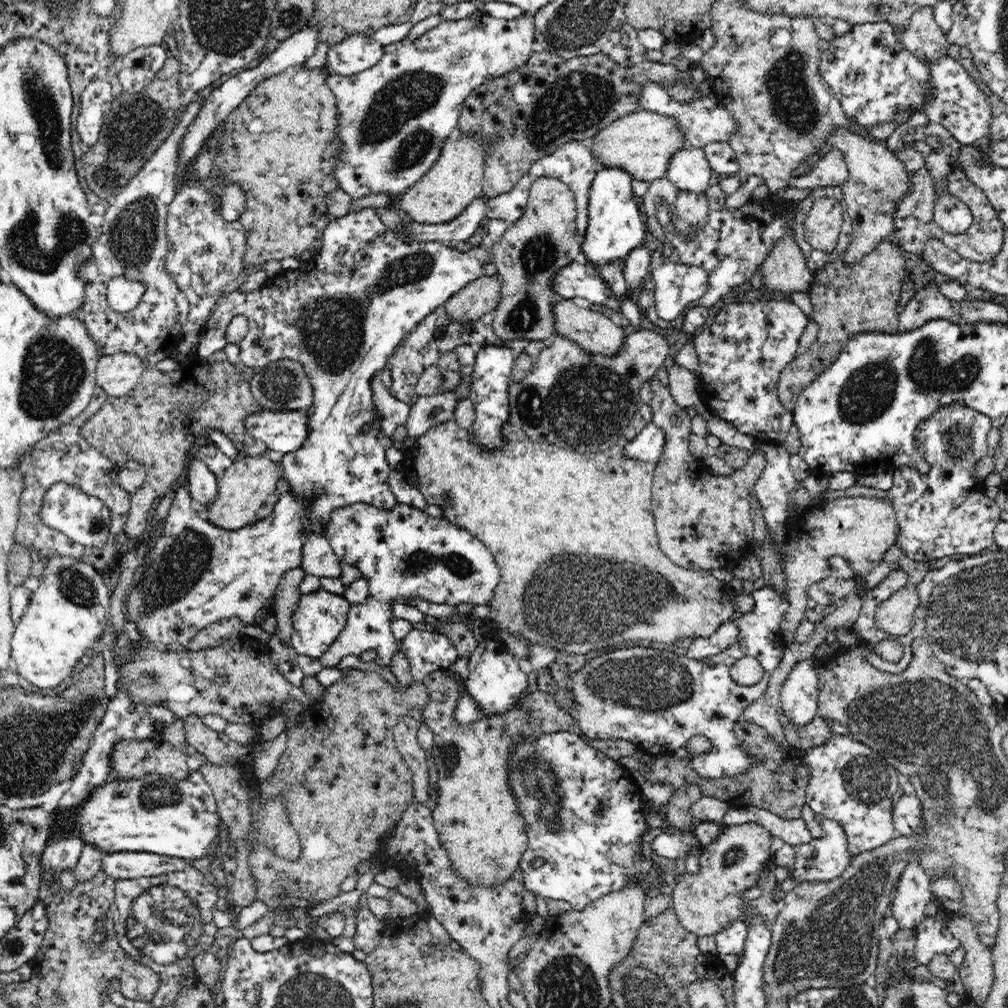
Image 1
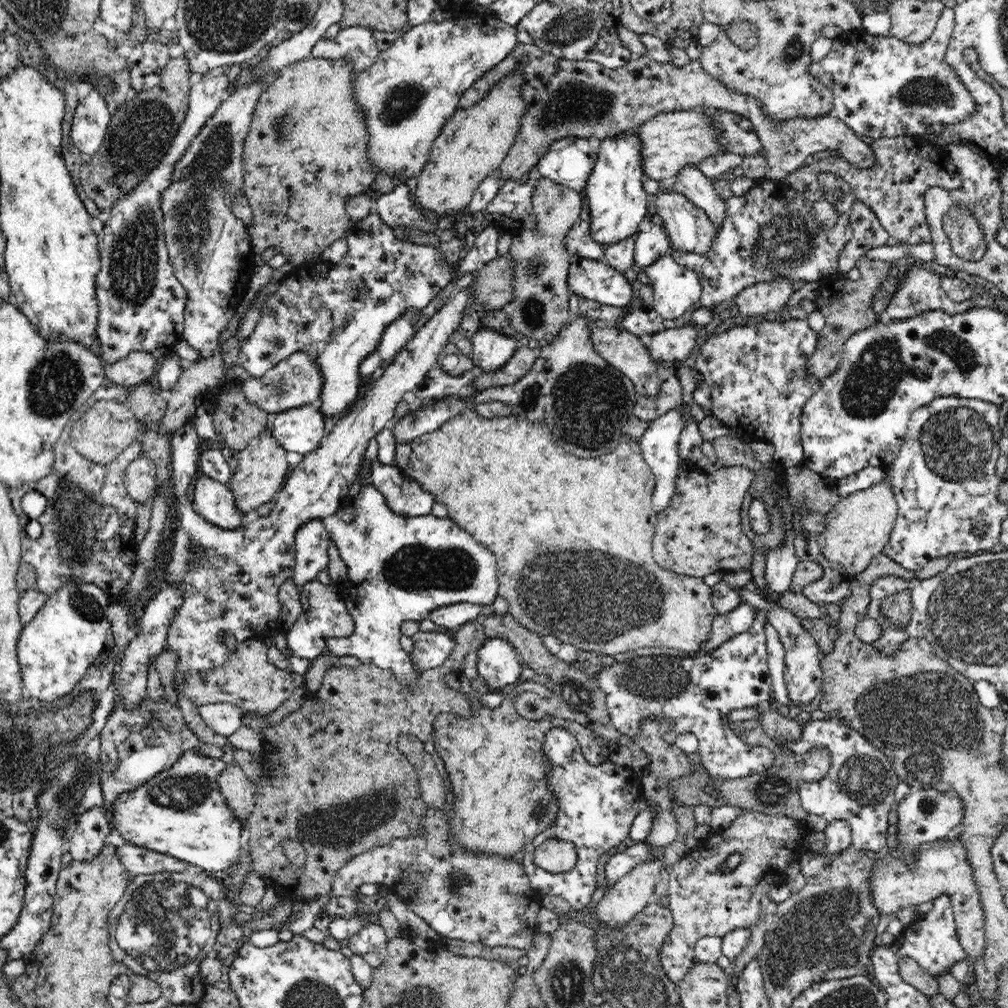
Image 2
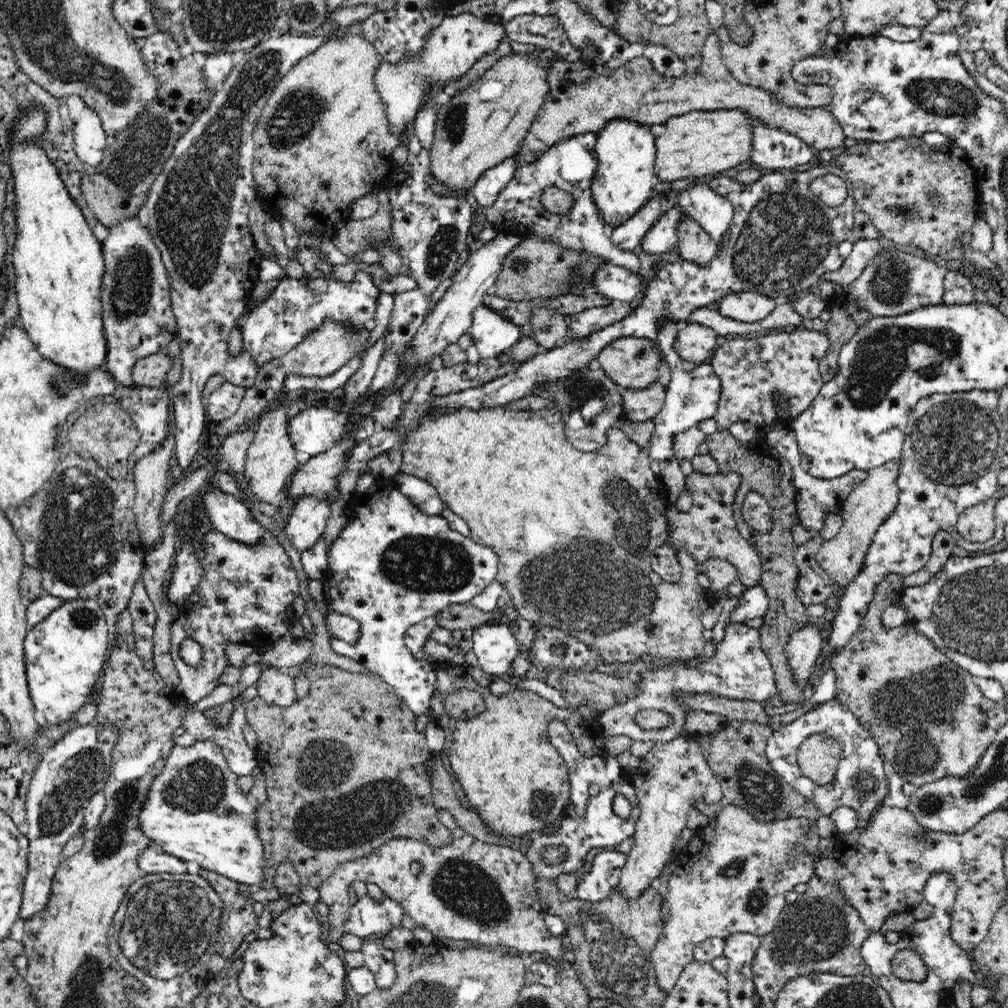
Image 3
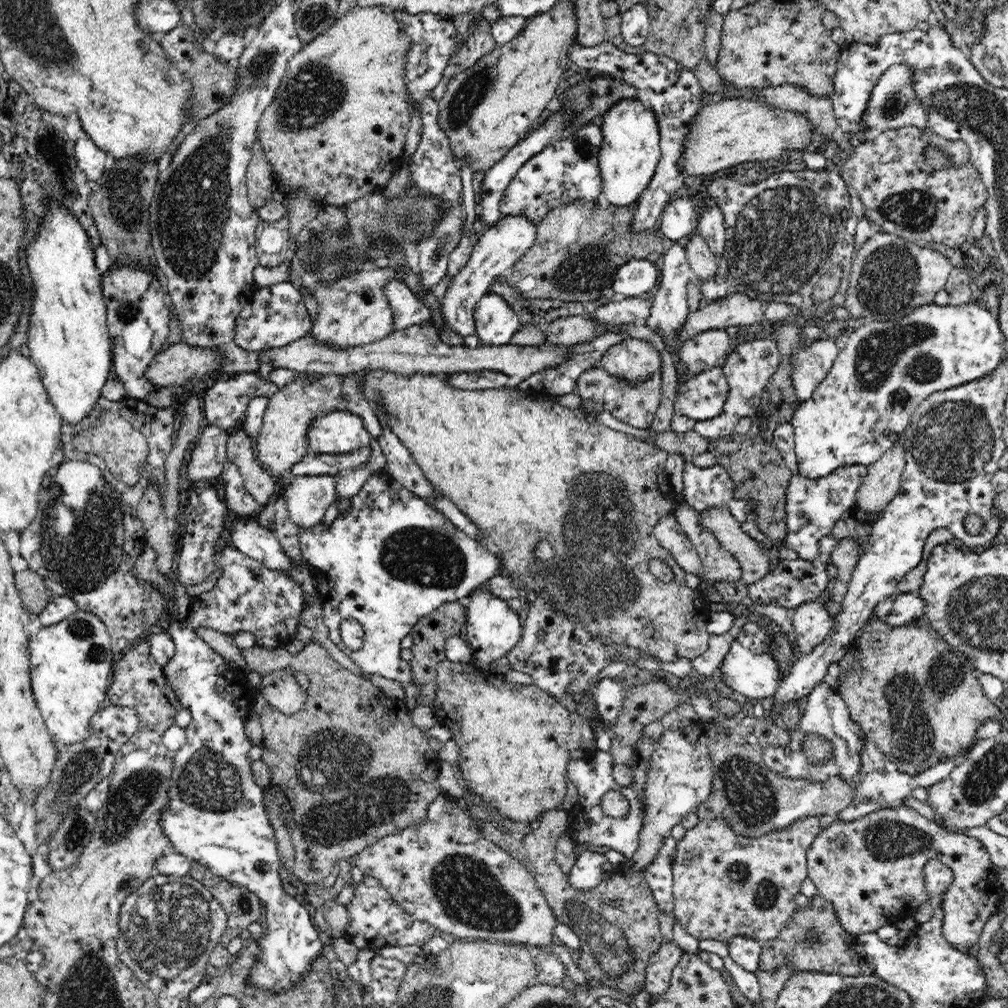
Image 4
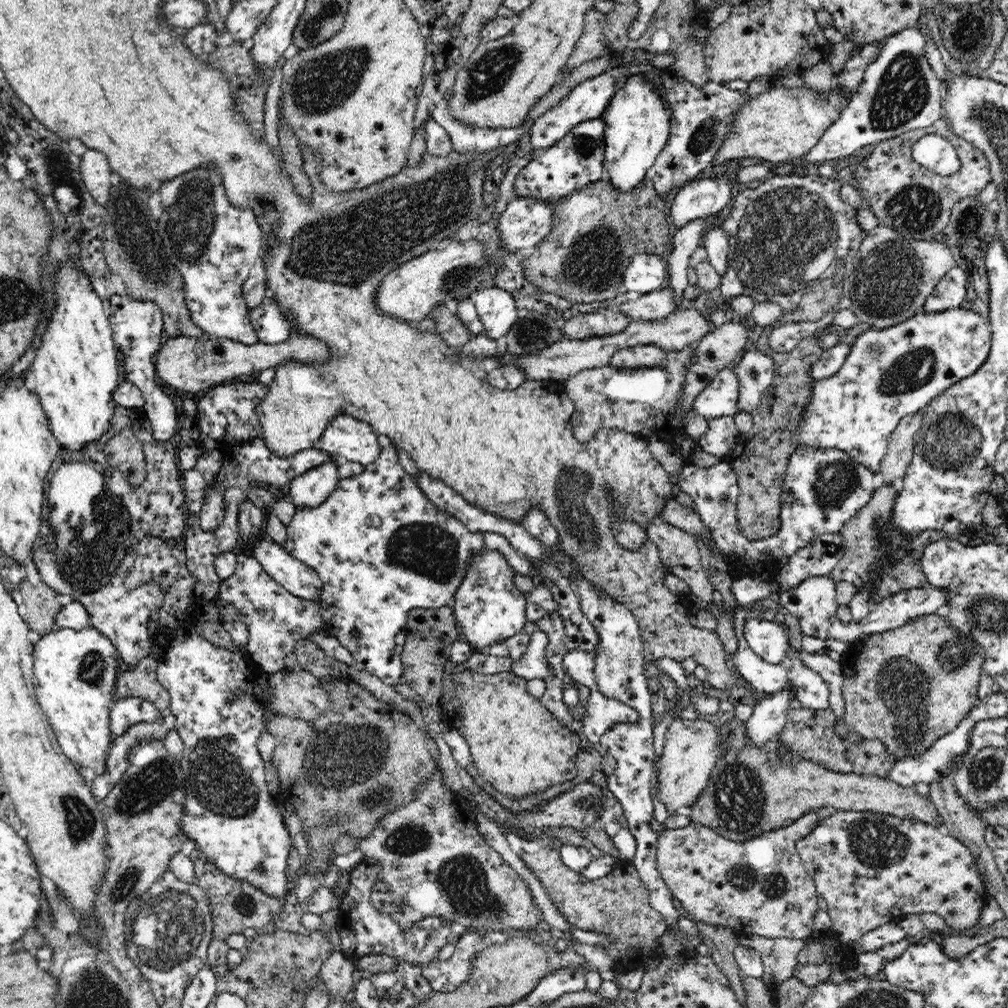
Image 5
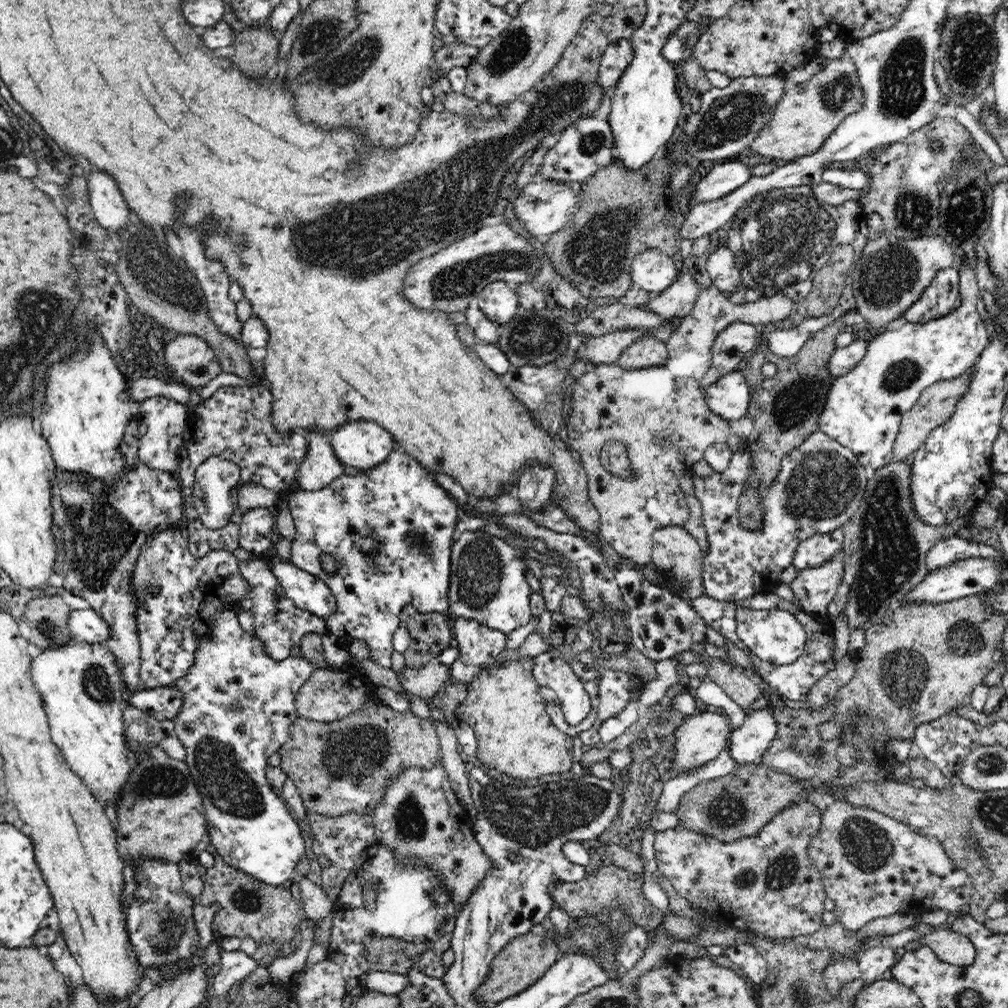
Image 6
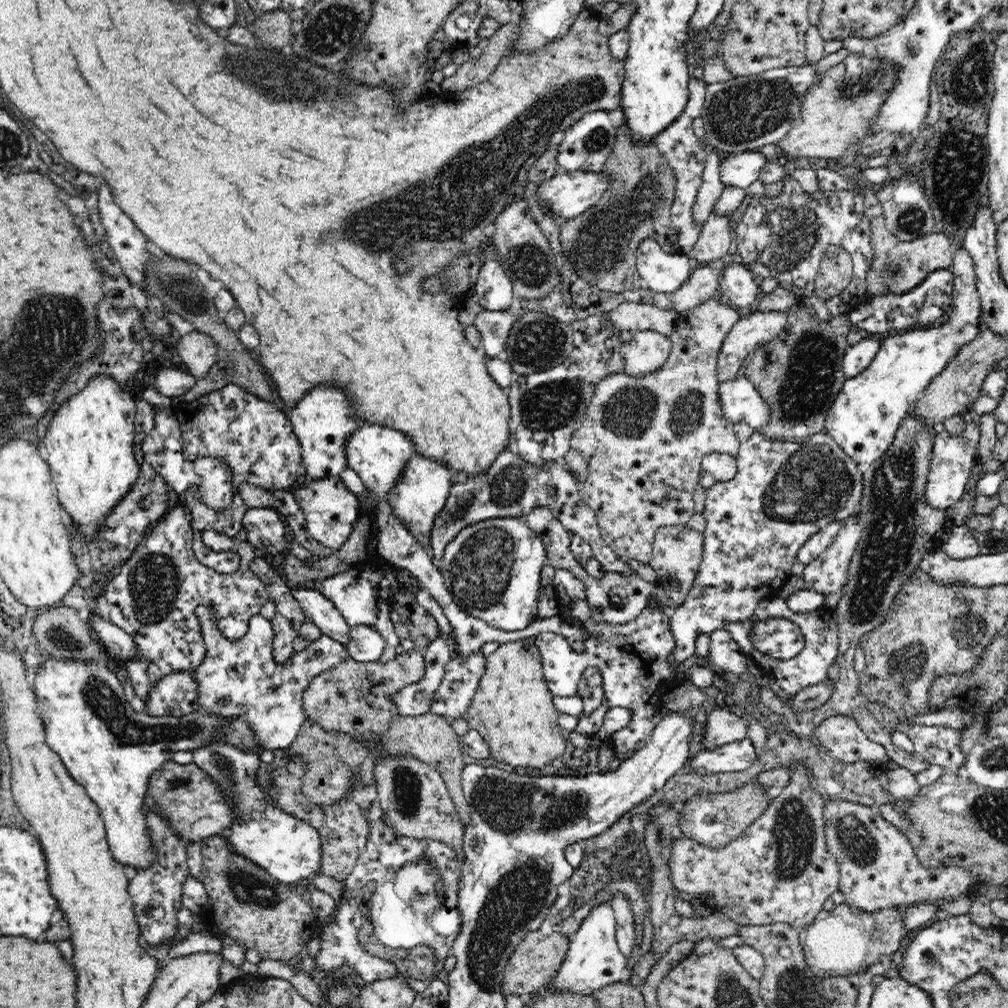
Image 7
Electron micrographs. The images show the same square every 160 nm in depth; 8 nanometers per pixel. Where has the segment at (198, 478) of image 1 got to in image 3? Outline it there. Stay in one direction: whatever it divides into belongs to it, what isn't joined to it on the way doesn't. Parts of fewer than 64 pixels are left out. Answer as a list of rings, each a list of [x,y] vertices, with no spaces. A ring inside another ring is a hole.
[[[208,487],[202,492],[203,504],[213,529],[242,544],[255,544],[268,532],[234,494]]]

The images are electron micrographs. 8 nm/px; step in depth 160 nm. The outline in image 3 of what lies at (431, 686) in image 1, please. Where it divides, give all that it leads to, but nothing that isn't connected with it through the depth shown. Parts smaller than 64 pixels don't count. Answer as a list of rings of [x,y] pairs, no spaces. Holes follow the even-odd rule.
[[[435,668],[436,681],[429,708],[436,715],[435,722],[444,729],[444,752],[460,782],[469,806],[482,817],[486,827],[498,835],[509,838],[538,830],[542,834],[561,819],[569,802],[570,785],[564,759],[548,738],[548,726],[552,720],[562,722],[573,736],[579,751],[586,757],[606,752],[606,736],[602,727],[593,719],[584,720],[568,709],[556,707],[538,693],[514,690],[502,696],[494,695],[490,687],[481,686],[462,668]],[[468,688],[482,695],[485,710],[470,720],[452,719],[445,714],[440,693]]]

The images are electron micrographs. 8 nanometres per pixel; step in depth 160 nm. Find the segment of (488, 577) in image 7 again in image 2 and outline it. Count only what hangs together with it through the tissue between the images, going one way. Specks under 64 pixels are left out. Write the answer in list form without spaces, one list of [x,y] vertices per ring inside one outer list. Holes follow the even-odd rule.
[[[488,637],[477,653],[482,690],[505,691],[519,683],[524,656],[506,639]]]

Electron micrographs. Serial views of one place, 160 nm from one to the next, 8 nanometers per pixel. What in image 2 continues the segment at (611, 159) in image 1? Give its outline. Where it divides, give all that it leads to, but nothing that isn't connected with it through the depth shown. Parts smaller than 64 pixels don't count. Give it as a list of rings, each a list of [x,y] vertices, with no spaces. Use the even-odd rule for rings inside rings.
[[[700,110],[658,114],[638,127],[637,137],[641,141],[644,175],[646,179],[658,182],[678,177],[684,168],[699,167],[708,156],[727,152],[719,144],[721,128]]]

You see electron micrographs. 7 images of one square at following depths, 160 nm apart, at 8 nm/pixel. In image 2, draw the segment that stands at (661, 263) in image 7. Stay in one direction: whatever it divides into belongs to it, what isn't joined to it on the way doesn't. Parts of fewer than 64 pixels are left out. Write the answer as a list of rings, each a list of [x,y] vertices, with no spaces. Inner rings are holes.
[[[579,258],[577,262],[569,266],[567,282],[569,282],[574,294],[588,298],[588,300],[596,300],[601,304],[609,304],[610,306],[624,308],[628,303],[633,302],[636,295],[636,284],[630,283],[624,277],[624,274],[610,267],[604,261]]]

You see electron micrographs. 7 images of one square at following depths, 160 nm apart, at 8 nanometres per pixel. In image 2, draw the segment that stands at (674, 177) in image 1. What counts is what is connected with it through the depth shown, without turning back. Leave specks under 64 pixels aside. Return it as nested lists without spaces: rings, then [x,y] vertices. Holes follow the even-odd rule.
[[[699,167],[684,168],[674,183],[675,191],[683,194],[694,204],[705,210],[715,226],[720,226],[726,216],[726,203]]]

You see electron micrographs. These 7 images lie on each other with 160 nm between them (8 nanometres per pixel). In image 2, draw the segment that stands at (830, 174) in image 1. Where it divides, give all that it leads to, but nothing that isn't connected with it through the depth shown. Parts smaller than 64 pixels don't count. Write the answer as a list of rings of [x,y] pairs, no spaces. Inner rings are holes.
[[[918,137],[876,139],[871,148],[876,160],[874,168],[861,170],[854,168],[842,155],[829,156],[810,166],[802,166],[784,178],[784,182],[796,191],[812,193],[820,189],[818,174],[834,173],[837,178],[842,178],[848,183],[855,200],[872,209],[890,237],[906,245],[931,243],[932,236],[924,213],[923,194],[929,188],[942,188],[947,191],[962,188],[963,180],[953,160]],[[952,206],[943,216],[944,231],[950,240],[952,251],[966,261],[979,261],[985,255],[987,245],[977,218],[967,208]]]

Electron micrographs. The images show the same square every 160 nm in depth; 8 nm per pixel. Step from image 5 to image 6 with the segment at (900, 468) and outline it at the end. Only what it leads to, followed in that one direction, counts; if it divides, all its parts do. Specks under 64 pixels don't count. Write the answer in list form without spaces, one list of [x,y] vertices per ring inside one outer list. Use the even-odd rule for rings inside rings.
[[[974,365],[955,379],[940,380],[940,382],[928,386],[922,392],[916,404],[902,415],[900,428],[892,450],[894,451],[894,459],[911,460],[918,447],[924,444],[924,440],[926,440],[930,431],[944,424],[944,421],[954,414],[958,400],[969,390],[972,372],[974,372]]]

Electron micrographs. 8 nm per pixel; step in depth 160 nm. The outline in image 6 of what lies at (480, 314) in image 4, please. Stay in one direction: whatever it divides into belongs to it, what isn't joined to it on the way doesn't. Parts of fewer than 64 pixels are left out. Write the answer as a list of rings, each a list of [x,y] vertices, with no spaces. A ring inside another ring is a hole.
[[[504,281],[488,284],[477,296],[477,300],[478,308],[488,315],[488,319],[500,325],[510,322],[521,310],[515,291]]]

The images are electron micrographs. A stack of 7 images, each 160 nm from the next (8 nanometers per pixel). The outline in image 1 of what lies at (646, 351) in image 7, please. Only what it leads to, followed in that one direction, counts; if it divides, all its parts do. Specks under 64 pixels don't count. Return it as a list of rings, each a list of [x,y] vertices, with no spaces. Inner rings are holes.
[[[561,299],[554,304],[554,332],[578,344],[585,351],[594,355],[614,356],[620,352],[626,339],[624,325],[616,325],[611,319],[598,311],[577,306],[572,299]],[[656,377],[649,379],[642,387],[641,400],[649,404],[653,410],[653,421],[664,431],[665,444],[662,456],[656,463],[653,484],[651,488],[652,510],[655,518],[656,534],[660,550],[674,563],[686,570],[706,570],[712,568],[731,569],[742,557],[753,555],[754,530],[750,518],[748,497],[759,476],[766,466],[764,451],[758,448],[749,455],[744,467],[736,469],[731,475],[712,475],[708,467],[700,464],[688,451],[689,436],[691,435],[691,418],[670,394],[669,388],[663,386]]]

